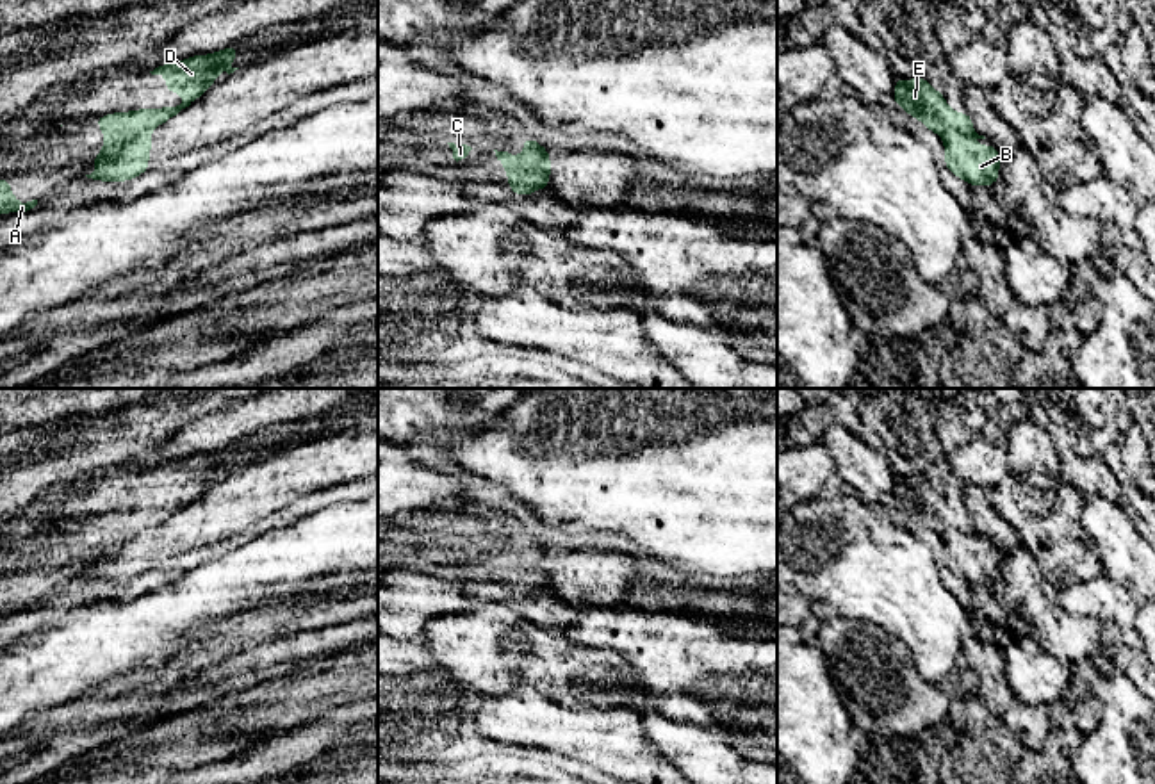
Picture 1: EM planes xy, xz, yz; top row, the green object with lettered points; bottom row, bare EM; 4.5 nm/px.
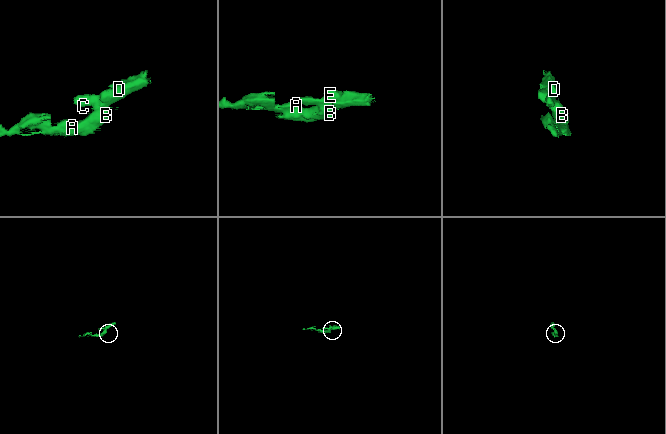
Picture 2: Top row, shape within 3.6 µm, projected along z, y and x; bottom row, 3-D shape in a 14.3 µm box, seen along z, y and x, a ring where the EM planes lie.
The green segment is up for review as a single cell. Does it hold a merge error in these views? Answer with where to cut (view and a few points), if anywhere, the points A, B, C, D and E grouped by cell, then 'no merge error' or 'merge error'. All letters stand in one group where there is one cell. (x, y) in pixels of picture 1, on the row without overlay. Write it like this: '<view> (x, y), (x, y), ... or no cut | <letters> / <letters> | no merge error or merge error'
xy (150, 528), (102, 549) | A B / C D E | merge error

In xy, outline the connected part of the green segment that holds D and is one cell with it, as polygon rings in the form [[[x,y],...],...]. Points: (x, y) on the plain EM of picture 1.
[[[232,444],[214,453],[191,454],[184,460],[166,461],[150,470],[152,474],[166,476],[166,492],[178,492],[185,499],[176,506],[135,508],[100,515],[94,519],[94,524],[103,531],[102,549],[119,545],[141,531],[169,520],[182,508],[194,502],[216,479],[219,479],[217,472],[221,469],[228,474],[239,469],[230,465],[230,461],[239,454],[241,451]]]

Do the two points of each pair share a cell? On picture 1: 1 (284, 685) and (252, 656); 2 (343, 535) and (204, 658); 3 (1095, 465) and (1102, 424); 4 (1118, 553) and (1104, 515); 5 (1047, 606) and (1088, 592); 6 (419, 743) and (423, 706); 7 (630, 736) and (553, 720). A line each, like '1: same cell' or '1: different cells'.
1: different cells
2: different cells
3: different cells
4: same cell
5: different cells
6: same cell
7: same cell

